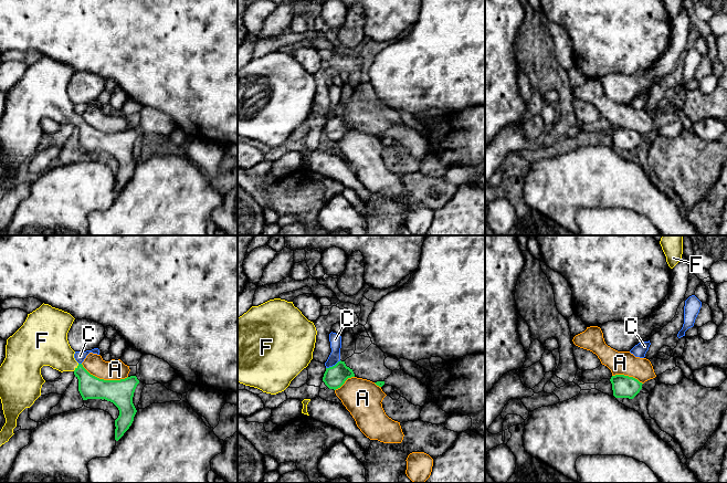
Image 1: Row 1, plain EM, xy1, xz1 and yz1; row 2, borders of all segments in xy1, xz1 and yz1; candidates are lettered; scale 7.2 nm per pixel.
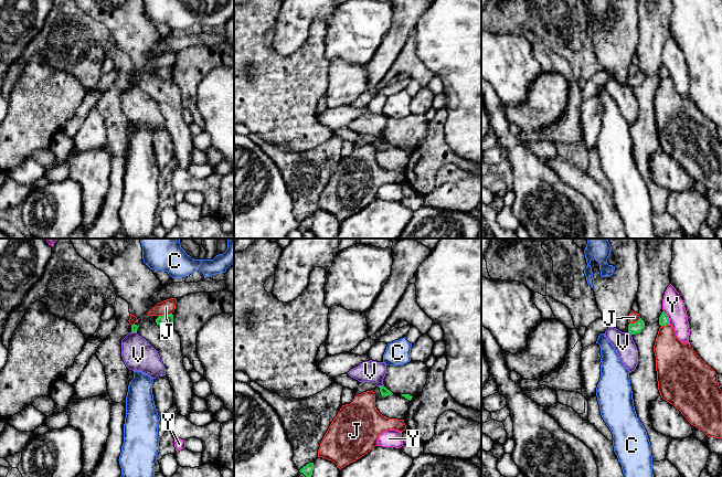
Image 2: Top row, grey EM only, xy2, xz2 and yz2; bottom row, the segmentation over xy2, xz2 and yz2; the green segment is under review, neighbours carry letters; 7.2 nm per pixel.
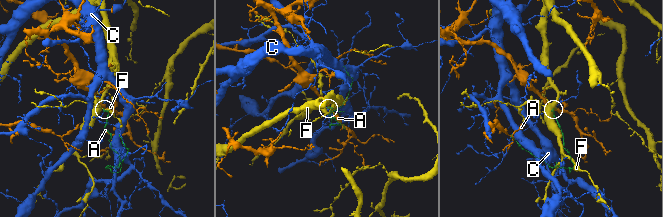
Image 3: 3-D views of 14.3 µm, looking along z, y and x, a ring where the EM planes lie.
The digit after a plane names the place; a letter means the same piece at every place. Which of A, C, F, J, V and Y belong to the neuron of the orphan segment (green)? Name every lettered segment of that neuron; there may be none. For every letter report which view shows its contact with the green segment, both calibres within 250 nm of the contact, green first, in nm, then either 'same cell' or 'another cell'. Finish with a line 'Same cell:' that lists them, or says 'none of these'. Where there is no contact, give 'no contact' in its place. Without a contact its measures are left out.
A: meets green in xy1; 190 nm thick on the green side, 140 nm on the other; another cell
C: meets green in xz1; 160 nm thick on the green side, 90 nm on the other; another cell
F: meets green in xy1; 170 nm thick on the green side, 280 nm on the other; same cell
J: meets green in xy2; 100 nm thick on the green side, 110 nm on the other; another cell
V: meets green in xz2; 60 nm thick on the green side, 160 nm on the other; another cell
Y: meets green in yz2; 80 nm thick on the green side, 160 nm on the other; another cell
Same cell: F

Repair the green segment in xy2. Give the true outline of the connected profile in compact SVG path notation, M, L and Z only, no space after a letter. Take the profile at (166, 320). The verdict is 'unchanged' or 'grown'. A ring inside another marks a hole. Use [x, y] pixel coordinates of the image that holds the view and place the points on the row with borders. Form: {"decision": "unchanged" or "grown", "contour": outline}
{"decision": "unchanged", "contour": "M170 314L170 315L162 315L162 316L159 316L157 319L156 319L156 322L157 325L161 326L161 327L172 327L173 325L173 315Z"}

